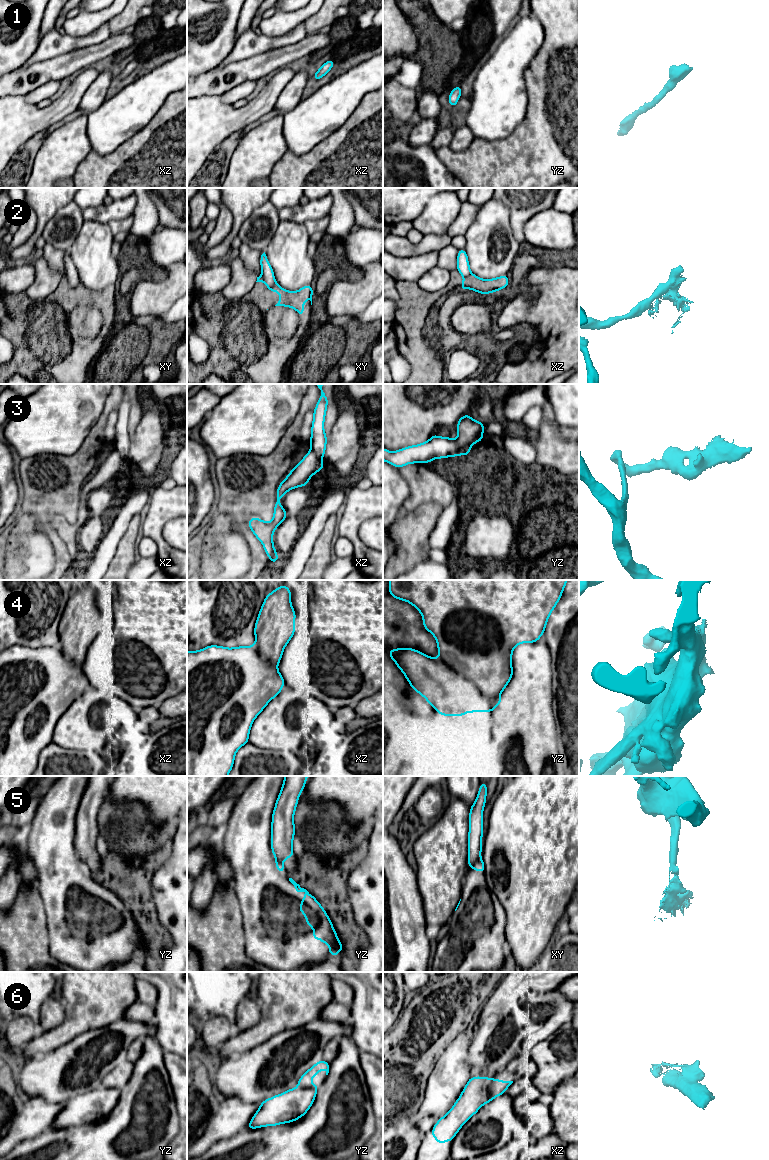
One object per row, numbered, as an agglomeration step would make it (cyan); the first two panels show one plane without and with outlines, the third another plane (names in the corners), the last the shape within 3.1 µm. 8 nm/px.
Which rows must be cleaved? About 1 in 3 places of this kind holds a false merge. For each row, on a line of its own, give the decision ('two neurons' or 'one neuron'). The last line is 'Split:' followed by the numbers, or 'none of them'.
1: one neuron
2: two neurons
3: two neurons
4: one neuron
5: two neurons
6: two neurons
Split: 2, 3, 5, 6

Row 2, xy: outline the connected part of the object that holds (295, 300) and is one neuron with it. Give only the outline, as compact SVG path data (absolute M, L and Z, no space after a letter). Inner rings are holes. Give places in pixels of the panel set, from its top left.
M276 281L268 288L269 291L278 292L280 299L275 306L285 306L295 309L299 316L304 315L304 301L310 300L312 305L313 288L312 285L306 285L301 289L291 292L283 289Z

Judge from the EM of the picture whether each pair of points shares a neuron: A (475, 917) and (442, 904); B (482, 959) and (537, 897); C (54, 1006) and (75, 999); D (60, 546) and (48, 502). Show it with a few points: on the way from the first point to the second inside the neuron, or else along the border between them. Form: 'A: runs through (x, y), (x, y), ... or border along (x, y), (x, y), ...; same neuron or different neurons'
A: border along (459, 900), (448, 922); different neurons
B: border along (504, 931), (507, 951); different neurons
C: border along (63, 1003), (64, 1019), (56, 1026); different neurons
D: runs through (58, 535), (58, 530), (51, 523), (49, 513); same neuron

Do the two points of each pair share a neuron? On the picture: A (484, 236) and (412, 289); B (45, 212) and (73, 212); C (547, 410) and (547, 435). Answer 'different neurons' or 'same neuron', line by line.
A: different neurons
B: different neurons
C: same neuron

